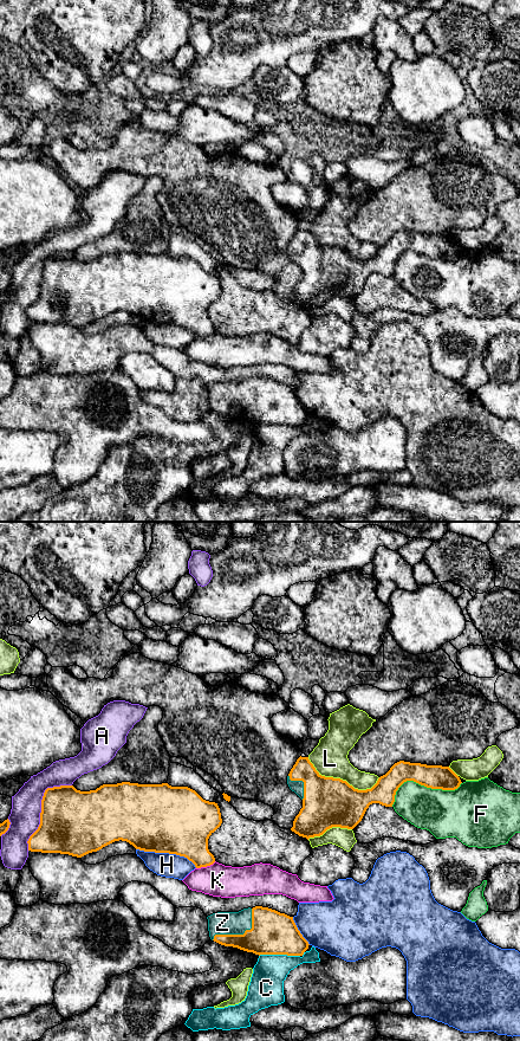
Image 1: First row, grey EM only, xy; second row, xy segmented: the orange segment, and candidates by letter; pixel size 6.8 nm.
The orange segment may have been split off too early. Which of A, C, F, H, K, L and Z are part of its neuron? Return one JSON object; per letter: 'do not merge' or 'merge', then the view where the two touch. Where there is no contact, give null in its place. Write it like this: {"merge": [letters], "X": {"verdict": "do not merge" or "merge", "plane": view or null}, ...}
{"merge": ["Z"], "A": {"verdict": "do not merge", "plane": "xy"}, "C": {"verdict": "do not merge", "plane": "xy"}, "F": {"verdict": "do not merge", "plane": "xy"}, "H": {"verdict": "do not merge", "plane": "xy"}, "K": {"verdict": "do not merge", "plane": "xy"}, "L": {"verdict": "do not merge", "plane": "xy"}, "Z": {"verdict": "merge", "plane": "xy"}}

